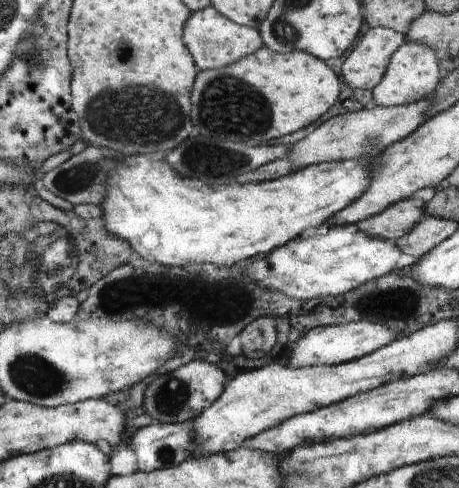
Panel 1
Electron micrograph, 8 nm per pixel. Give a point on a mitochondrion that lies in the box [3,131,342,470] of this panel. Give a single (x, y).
(210, 160)

